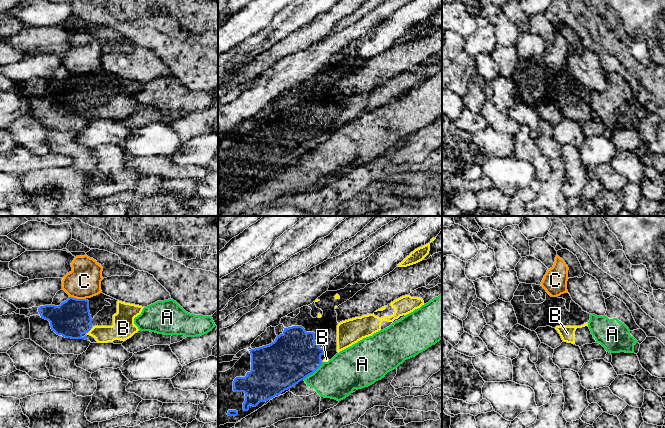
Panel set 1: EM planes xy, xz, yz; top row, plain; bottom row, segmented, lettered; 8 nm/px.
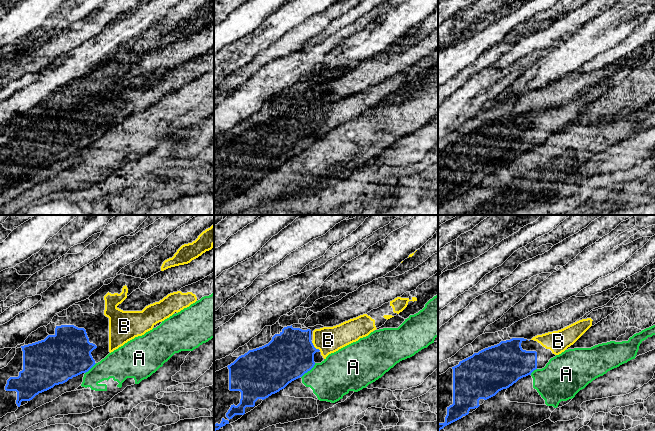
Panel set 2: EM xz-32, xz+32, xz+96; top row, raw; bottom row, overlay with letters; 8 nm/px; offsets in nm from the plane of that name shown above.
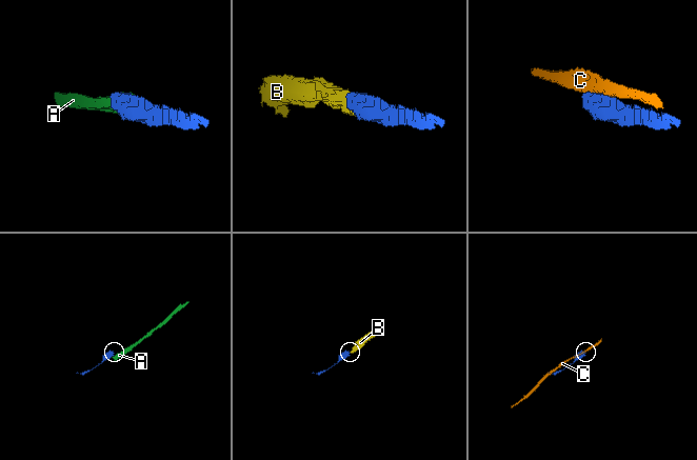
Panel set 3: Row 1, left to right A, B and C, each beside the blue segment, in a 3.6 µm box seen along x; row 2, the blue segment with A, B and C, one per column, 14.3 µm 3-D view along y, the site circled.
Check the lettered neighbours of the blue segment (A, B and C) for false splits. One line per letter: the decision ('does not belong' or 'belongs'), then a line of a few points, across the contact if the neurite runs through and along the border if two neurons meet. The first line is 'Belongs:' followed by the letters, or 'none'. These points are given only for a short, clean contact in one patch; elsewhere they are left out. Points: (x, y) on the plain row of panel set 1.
Belongs: B
A: does not belong; line xz (323, 138), (303, 155)
B: belongs; line xy (71, 95), (77, 96), (88, 107), (116, 108), (119, 106)
C: does not belong

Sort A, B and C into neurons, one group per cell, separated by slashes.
A / B / C

